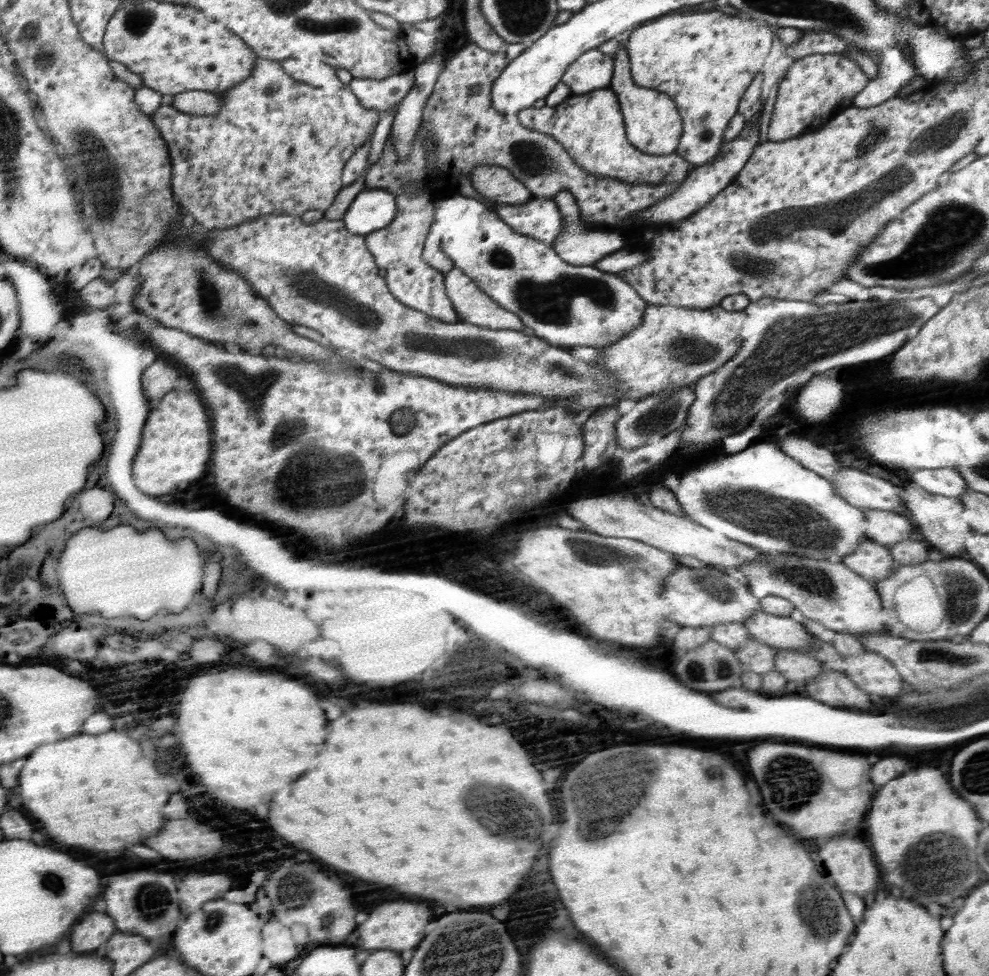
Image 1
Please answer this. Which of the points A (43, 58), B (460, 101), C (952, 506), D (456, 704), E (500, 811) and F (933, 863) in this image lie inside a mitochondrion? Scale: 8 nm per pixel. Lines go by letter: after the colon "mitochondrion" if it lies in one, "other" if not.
A: mitochondrion
B: other
C: other
D: other
E: mitochondrion
F: mitochondrion

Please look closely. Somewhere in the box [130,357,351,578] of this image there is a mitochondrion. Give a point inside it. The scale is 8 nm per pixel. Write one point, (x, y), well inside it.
(255, 386)

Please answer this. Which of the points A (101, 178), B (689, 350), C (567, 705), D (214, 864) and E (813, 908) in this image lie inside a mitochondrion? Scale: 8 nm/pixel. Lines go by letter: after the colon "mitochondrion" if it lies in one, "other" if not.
A: mitochondrion
B: mitochondrion
C: other
D: other
E: mitochondrion

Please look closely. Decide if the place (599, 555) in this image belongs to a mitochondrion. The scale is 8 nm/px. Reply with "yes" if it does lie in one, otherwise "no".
yes

